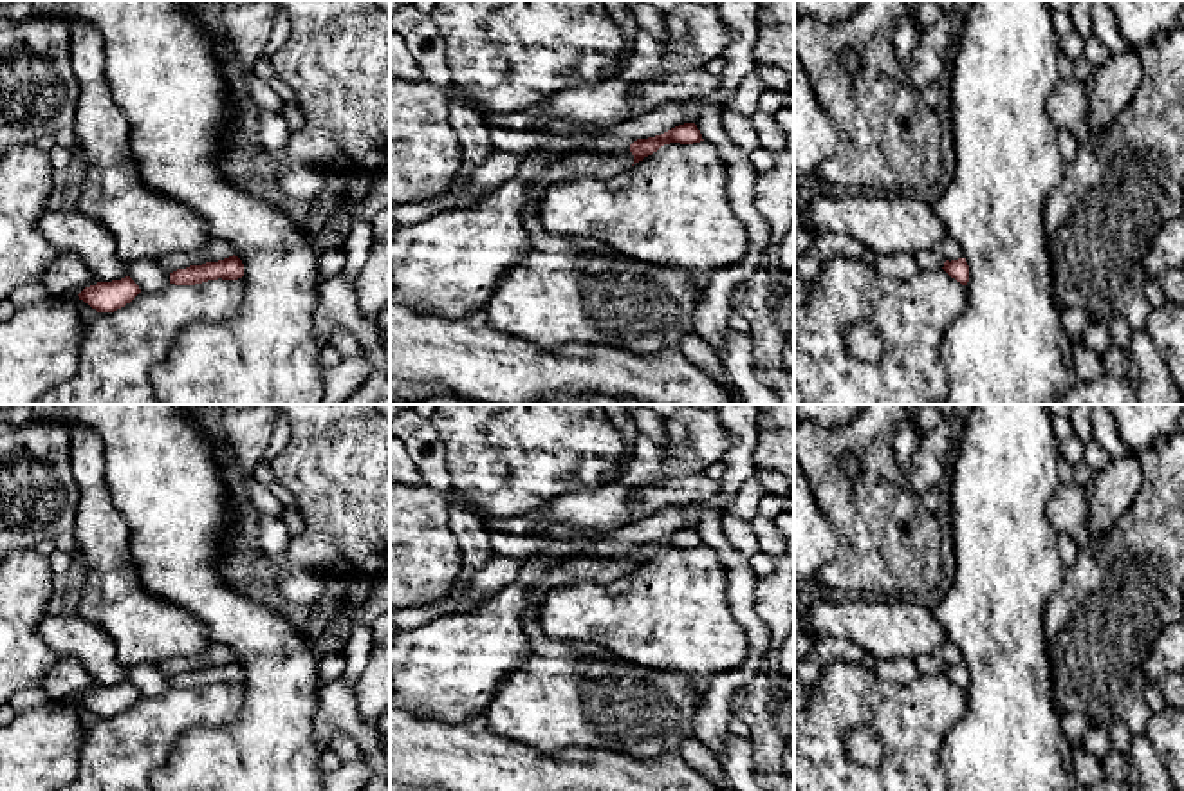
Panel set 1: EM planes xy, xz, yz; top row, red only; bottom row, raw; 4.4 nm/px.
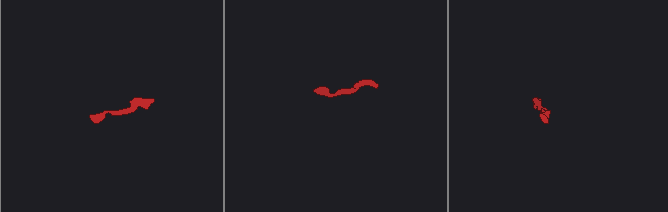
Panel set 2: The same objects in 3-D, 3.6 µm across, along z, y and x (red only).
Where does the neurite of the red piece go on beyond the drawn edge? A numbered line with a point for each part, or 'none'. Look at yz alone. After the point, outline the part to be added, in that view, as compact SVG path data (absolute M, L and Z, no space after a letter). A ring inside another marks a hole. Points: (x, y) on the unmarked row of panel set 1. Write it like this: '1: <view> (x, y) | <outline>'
1: yz (946, 652) | M946 641L939 648L935 648L933 656L949 666L964 663L960 650L951 641Z

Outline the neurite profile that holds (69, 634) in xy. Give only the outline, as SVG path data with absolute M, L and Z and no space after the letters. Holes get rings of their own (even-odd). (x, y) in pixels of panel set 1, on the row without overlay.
M76 612L47 614L36 632L58 657L74 657L81 663L97 686L128 681L128 668L119 665L112 637Z

